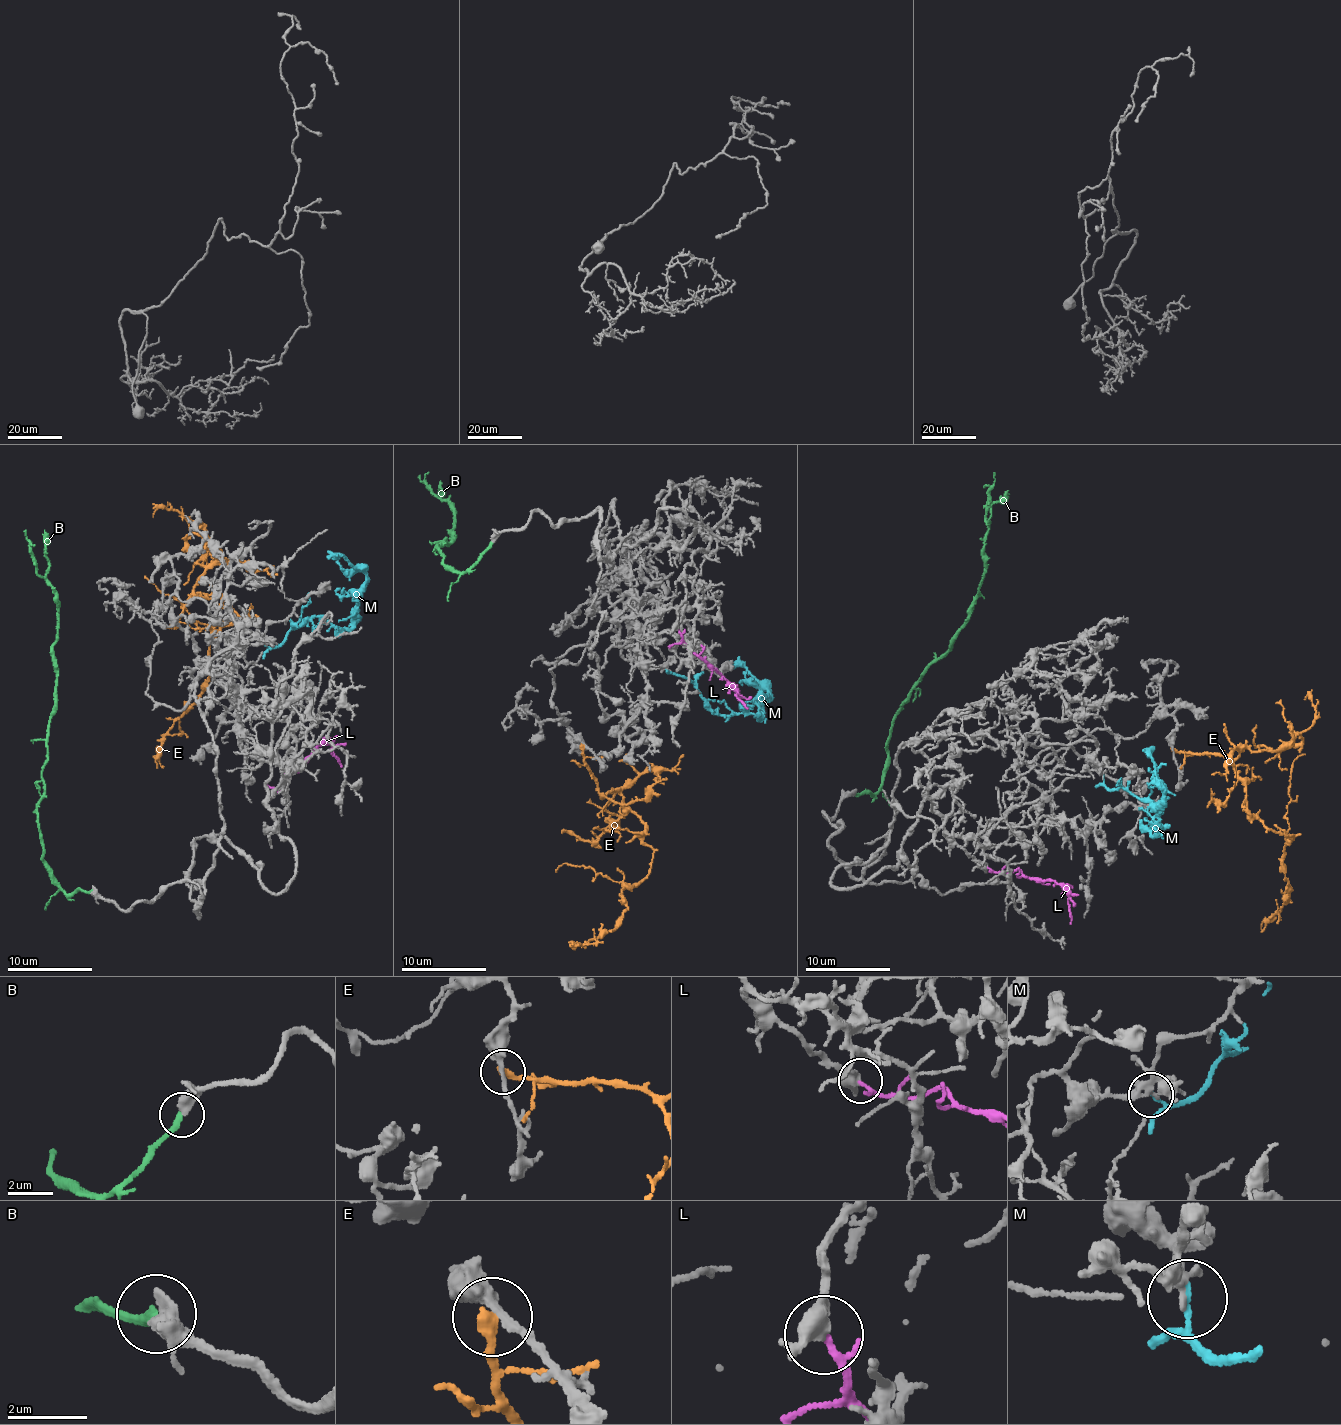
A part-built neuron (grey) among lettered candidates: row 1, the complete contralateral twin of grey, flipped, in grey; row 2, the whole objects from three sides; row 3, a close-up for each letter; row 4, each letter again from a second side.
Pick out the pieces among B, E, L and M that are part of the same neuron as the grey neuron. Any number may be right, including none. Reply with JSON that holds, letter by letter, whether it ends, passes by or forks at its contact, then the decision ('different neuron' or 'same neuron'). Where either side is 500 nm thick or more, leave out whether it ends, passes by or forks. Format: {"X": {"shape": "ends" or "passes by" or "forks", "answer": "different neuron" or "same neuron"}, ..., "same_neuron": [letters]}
{"B": {"answer": "different neuron"}, "E": {"shape": "ends", "answer": "different neuron"}, "L": {"shape": "passes by", "answer": "different neuron"}, "M": {"shape": "passes by", "answer": "different neuron"}, "same_neuron": []}

